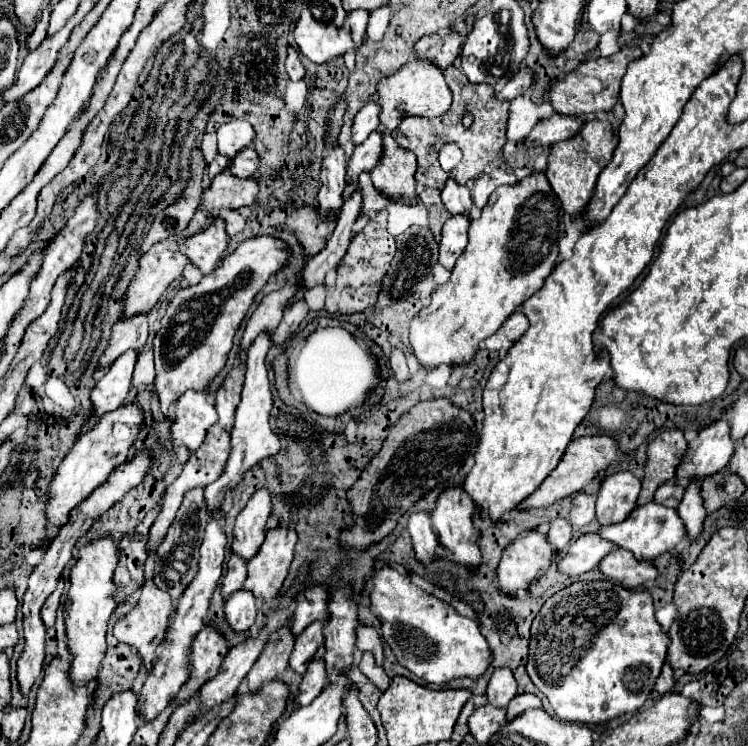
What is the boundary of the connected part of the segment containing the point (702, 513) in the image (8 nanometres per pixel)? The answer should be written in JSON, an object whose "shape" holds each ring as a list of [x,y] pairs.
{"shape":[[[688,484],[684,500],[678,506],[678,514],[684,520],[684,526],[686,526],[690,540],[702,532],[702,522],[706,518],[706,510],[704,510],[702,496],[700,496],[698,488],[700,488],[700,484]]]}

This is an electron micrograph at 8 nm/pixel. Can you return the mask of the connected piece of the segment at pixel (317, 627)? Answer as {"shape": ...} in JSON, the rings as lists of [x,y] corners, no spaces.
{"shape":[[[312,622],[294,644],[294,652],[290,656],[290,668],[298,674],[304,674],[308,668],[308,662],[316,656],[316,652],[324,646],[322,636],[322,622]]]}

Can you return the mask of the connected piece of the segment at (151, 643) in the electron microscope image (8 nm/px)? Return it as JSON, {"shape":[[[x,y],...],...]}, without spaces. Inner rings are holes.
{"shape":[[[146,580],[144,586],[140,588],[140,592],[142,594],[140,594],[140,600],[134,606],[134,610],[128,616],[124,616],[122,620],[116,622],[114,636],[120,642],[136,646],[140,656],[142,656],[142,660],[144,660],[146,670],[152,670],[152,662],[156,658],[156,648],[162,642],[162,636],[164,636],[164,630],[166,630],[166,624],[168,624],[168,614],[172,612],[172,600],[170,600],[170,596],[166,596],[166,590],[160,590],[154,584],[154,580]]]}

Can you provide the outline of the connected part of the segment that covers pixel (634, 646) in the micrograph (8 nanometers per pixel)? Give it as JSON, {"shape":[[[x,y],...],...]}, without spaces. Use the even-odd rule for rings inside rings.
{"shape":[[[610,580],[572,582],[550,596],[532,624],[528,676],[550,700],[556,716],[564,722],[598,724],[614,716],[636,712],[648,700],[668,654],[668,634],[654,618],[648,590],[626,590]]]}

